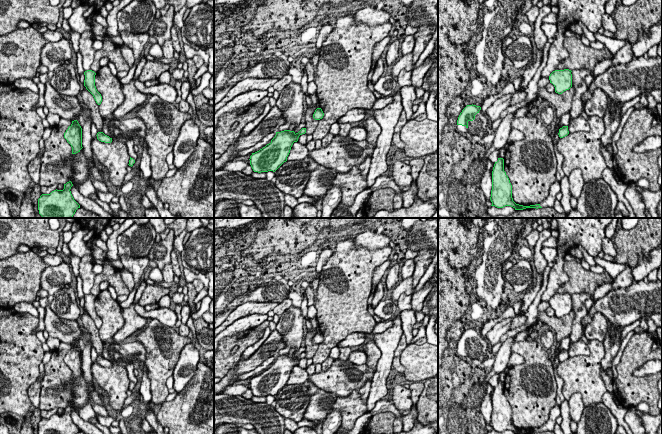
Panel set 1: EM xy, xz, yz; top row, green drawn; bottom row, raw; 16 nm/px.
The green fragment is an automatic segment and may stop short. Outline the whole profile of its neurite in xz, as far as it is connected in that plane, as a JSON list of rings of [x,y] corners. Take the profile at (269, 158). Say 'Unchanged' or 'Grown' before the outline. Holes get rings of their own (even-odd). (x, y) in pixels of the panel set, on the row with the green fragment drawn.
Unchanged. [[[302,128],[298,133],[290,130],[276,132],[269,144],[250,156],[249,160],[253,171],[258,173],[275,172],[287,161],[293,143],[297,142],[299,136],[305,133],[306,128]]]

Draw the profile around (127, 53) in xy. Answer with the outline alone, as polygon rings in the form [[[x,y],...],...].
[[[125,44],[120,46],[120,51],[121,51],[123,58],[125,59],[125,61],[131,68],[135,62],[133,51]]]

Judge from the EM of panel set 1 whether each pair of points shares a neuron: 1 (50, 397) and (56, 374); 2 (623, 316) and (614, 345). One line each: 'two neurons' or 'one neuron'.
1: one neuron
2: two neurons

